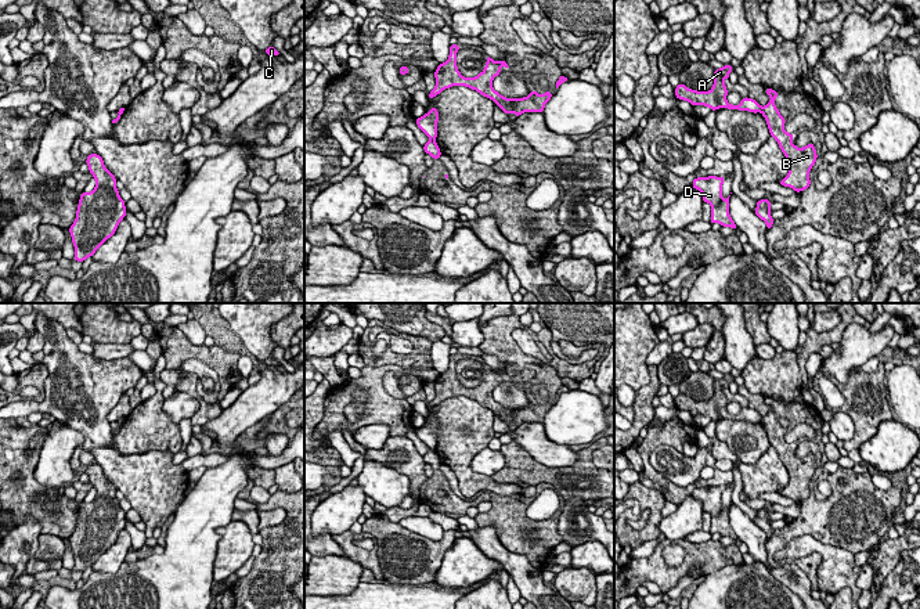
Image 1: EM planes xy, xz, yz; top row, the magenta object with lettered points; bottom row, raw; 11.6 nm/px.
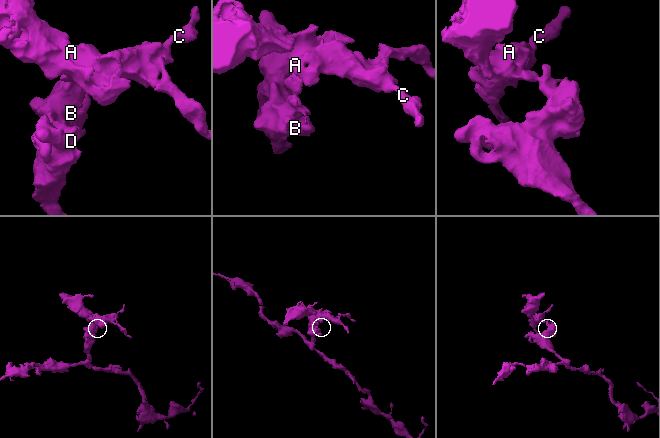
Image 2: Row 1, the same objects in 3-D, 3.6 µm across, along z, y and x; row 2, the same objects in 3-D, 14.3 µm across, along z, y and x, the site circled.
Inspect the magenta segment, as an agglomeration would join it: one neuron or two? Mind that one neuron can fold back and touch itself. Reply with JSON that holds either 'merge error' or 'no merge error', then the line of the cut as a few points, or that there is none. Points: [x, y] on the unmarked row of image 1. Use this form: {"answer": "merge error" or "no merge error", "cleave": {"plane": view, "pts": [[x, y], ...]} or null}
{"answer": "merge error", "cleave": {"plane": "xz", "pts": [[430, 449], [435, 451]]}}

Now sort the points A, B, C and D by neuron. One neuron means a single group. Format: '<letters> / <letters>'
A C / B D

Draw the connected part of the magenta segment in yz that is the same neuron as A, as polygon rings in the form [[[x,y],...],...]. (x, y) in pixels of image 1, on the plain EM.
[[[724,375],[721,379],[714,381],[714,394],[708,401],[697,401],[688,399],[685,394],[679,393],[675,397],[675,407],[678,410],[689,411],[694,415],[710,417],[711,421],[717,421],[719,418],[737,419],[737,421],[748,421],[753,424],[761,422],[761,415],[748,407],[744,407],[740,414],[732,415],[726,411],[728,400],[724,393],[725,389],[729,389],[729,383],[733,381],[732,375]]]

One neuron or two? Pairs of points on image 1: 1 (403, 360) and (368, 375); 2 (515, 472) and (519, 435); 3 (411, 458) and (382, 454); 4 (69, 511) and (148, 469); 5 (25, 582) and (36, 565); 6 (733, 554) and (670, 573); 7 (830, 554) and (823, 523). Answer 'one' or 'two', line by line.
1: two
2: two
3: one
4: two
5: two
6: one
7: two

